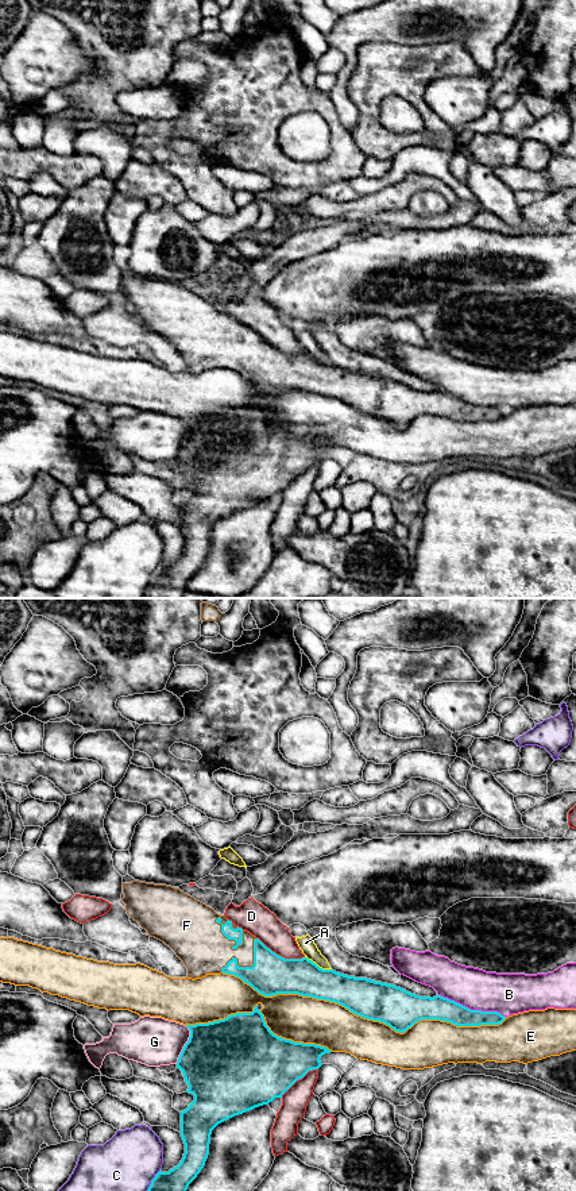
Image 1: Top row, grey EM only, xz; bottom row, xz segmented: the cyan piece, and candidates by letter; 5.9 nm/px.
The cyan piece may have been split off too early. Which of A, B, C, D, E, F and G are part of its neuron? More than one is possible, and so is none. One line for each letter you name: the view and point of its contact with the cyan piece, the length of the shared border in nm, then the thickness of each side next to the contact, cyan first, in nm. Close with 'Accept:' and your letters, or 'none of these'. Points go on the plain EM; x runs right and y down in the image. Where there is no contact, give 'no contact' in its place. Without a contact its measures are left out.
F: xz (224, 330) | 240 nm | 70/320 nm
Accept: F

